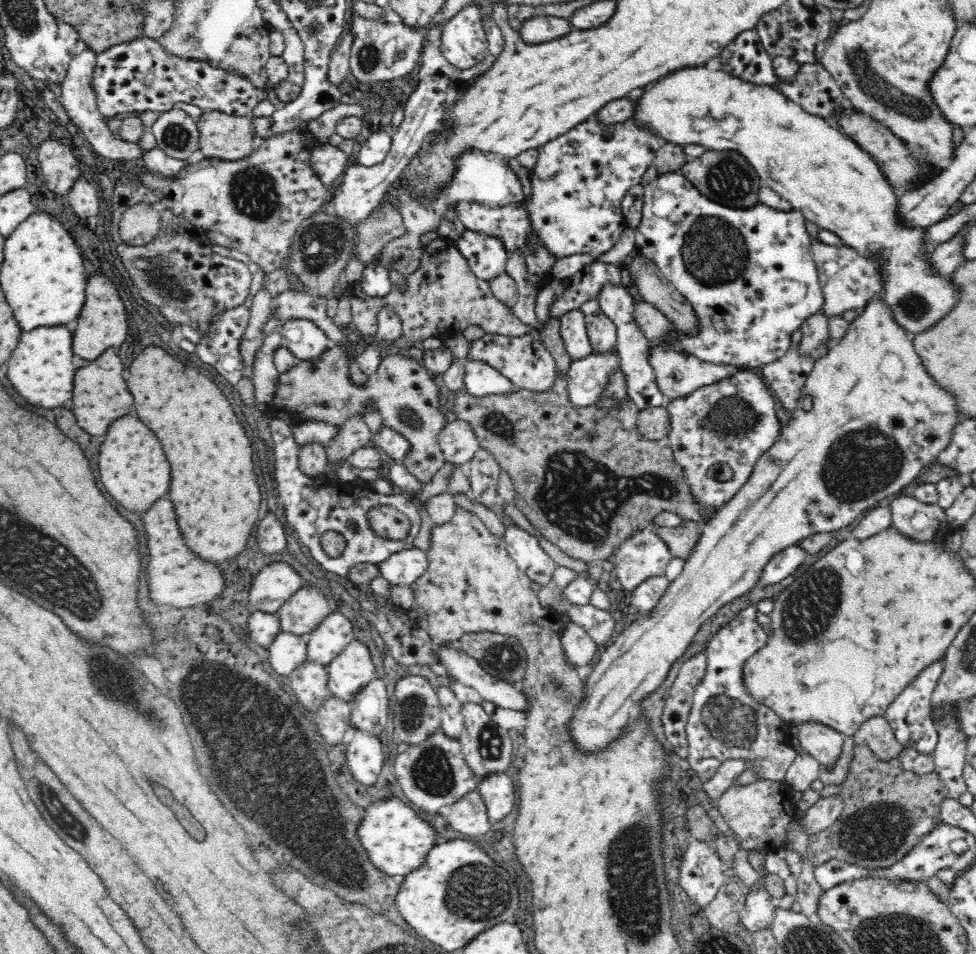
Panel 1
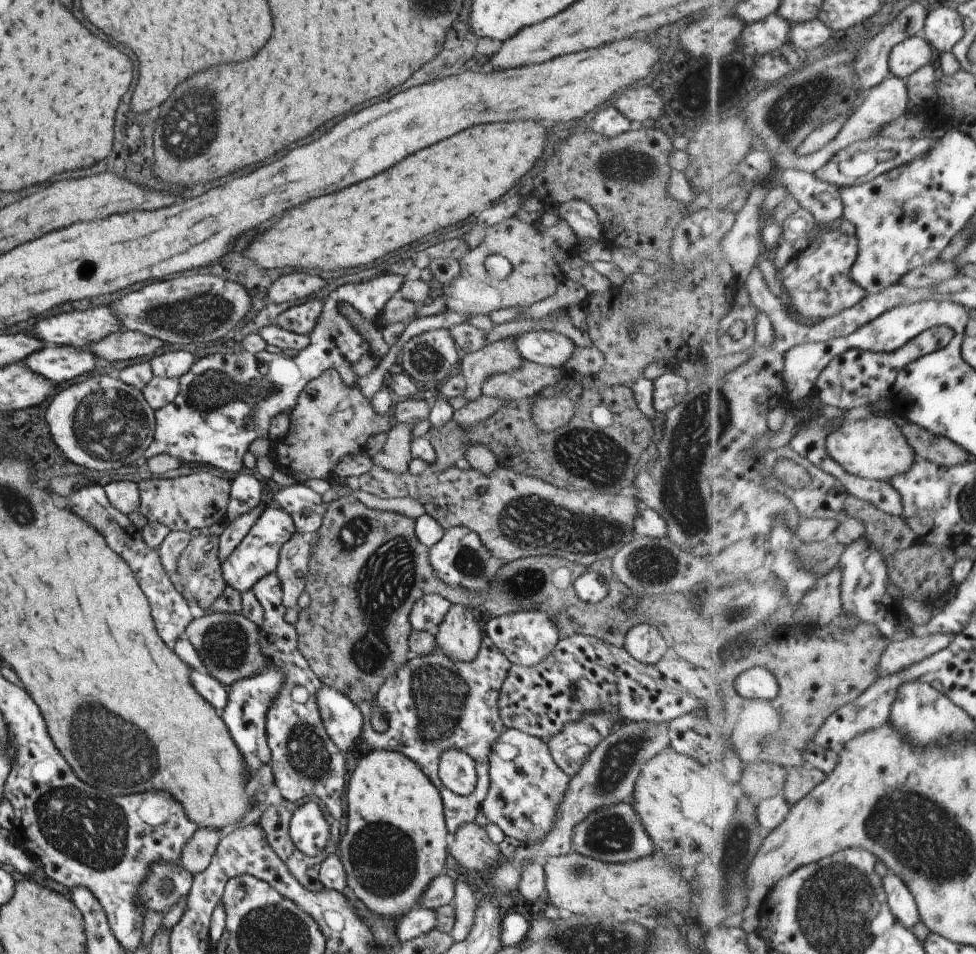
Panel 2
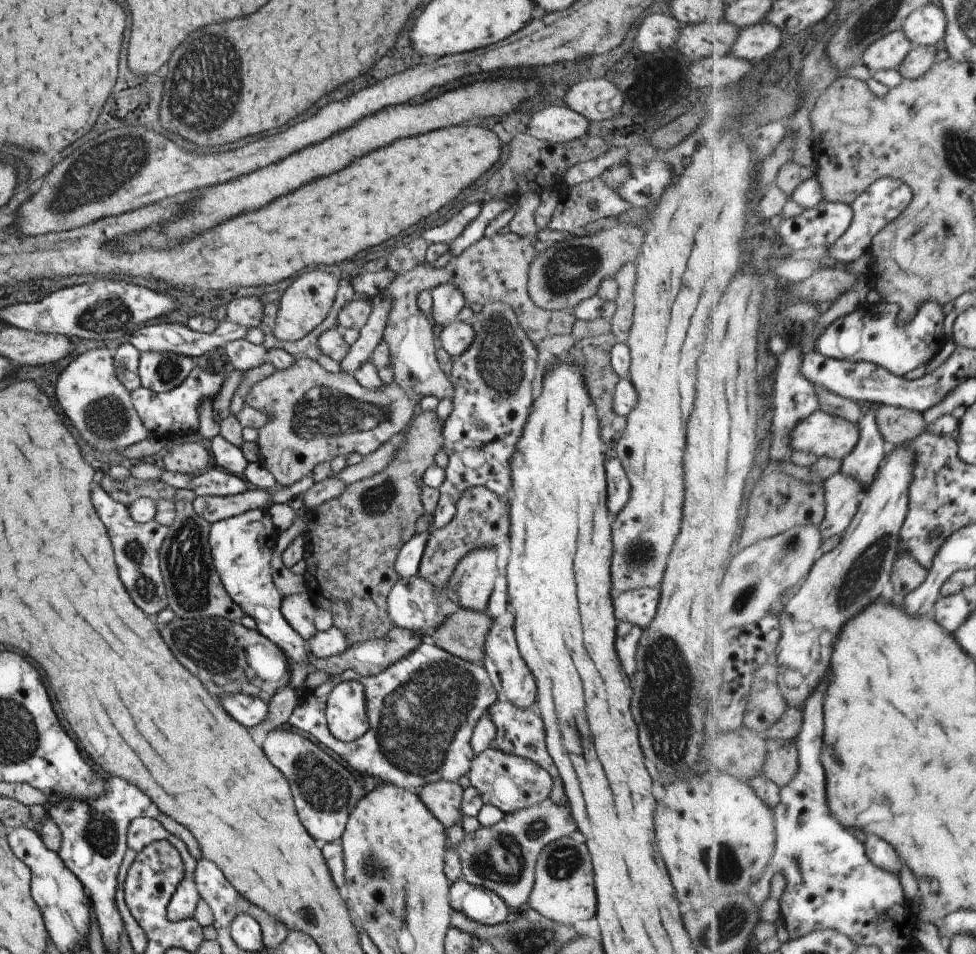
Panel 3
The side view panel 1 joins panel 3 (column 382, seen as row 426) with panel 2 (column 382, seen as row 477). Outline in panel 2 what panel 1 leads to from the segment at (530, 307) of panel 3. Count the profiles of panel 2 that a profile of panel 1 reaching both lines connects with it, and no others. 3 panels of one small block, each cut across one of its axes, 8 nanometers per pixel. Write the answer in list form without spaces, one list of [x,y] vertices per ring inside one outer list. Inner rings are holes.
[[[334,368],[325,370],[304,386],[289,417],[288,432],[281,441],[271,444],[270,458],[288,473],[306,474],[309,478],[320,479],[333,475],[334,466],[342,458],[365,450],[370,436],[388,432],[393,423],[390,415],[378,416],[359,387],[348,388]]]

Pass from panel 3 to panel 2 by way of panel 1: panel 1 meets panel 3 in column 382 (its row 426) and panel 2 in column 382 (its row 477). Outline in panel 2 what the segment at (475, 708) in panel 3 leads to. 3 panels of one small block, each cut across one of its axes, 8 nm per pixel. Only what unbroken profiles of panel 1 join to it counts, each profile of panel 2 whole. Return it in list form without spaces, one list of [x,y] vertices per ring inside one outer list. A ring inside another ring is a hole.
[[[484,634],[480,652],[472,662],[455,663],[438,650],[427,655],[416,655],[406,661],[399,674],[388,678],[371,701],[357,704],[363,716],[361,737],[364,742],[373,750],[402,752],[422,768],[422,772],[440,791],[449,834],[456,834],[458,828],[475,820],[486,798],[486,790],[474,789],[468,796],[450,792],[440,780],[440,754],[448,748],[466,752],[476,762],[478,780],[488,780],[490,751],[505,730],[500,718],[498,698],[510,666],[512,662]],[[373,703],[388,715],[388,729],[385,732],[375,731],[370,724]]]

